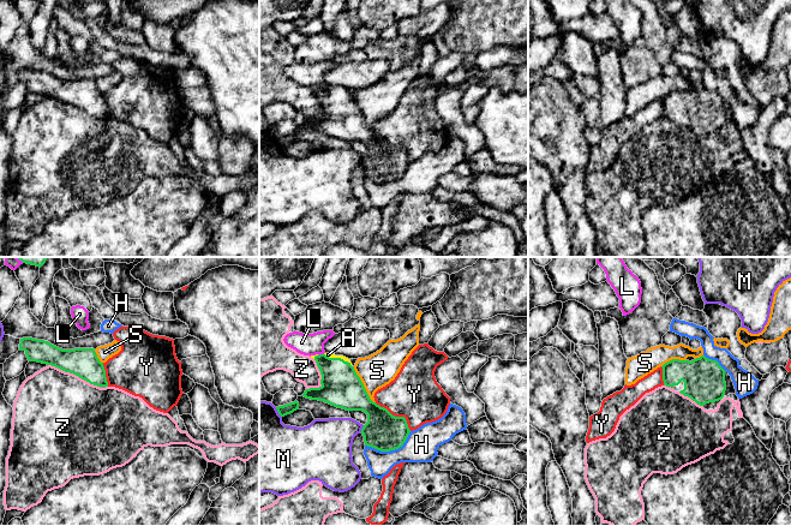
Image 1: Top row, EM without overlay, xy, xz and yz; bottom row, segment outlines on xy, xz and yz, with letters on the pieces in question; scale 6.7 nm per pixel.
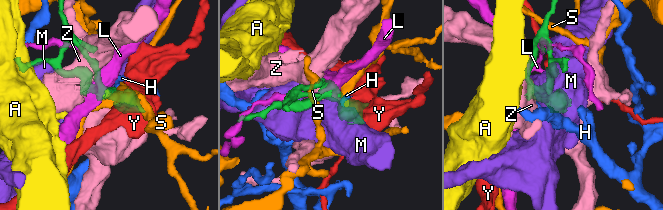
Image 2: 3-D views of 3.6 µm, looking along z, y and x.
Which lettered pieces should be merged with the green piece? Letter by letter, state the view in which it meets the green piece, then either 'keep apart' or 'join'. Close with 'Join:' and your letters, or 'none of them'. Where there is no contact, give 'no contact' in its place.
A: contact in xz; join
H: contact in xz; keep apart
L: contact in xz; keep apart
M: contact in xz; keep apart
S: contact in xz; keep apart
Y: contact in xz; keep apart
Z: contact in xy; keep apart
Join: A

